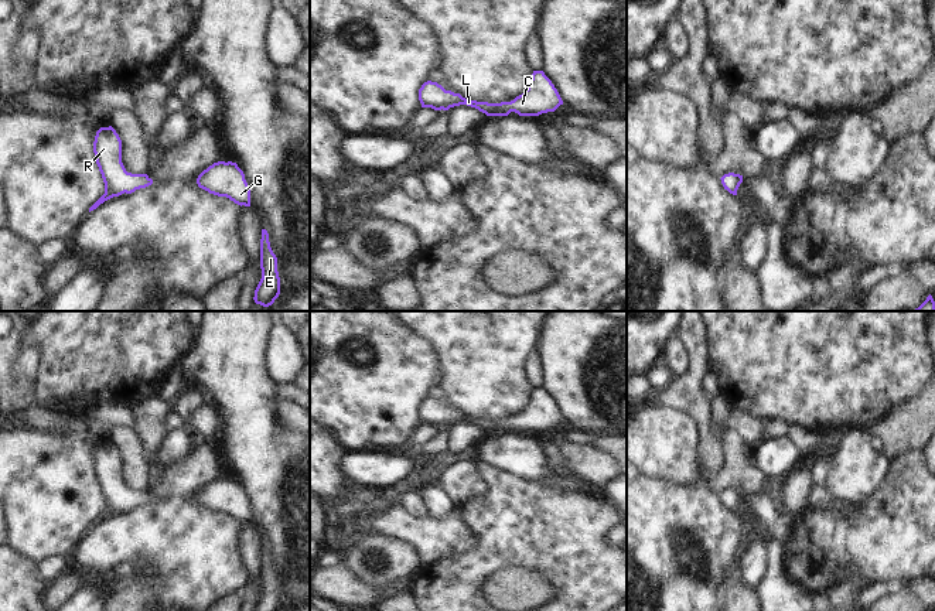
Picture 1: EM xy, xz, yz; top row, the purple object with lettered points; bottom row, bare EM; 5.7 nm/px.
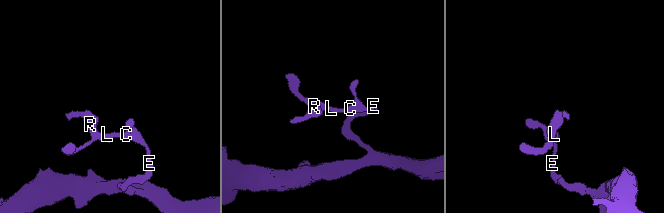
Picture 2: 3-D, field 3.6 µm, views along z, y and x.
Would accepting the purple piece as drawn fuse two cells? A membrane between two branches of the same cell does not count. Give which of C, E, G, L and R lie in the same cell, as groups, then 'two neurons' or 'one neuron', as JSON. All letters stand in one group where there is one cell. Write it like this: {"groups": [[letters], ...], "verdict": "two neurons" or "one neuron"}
{"groups": [["C", "E", "G", "L", "R"]], "verdict": "one neuron"}

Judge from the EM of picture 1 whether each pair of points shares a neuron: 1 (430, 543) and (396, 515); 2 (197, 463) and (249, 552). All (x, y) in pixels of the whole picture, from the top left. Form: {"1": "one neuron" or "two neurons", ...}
{"1": "one neuron", "2": "two neurons"}

